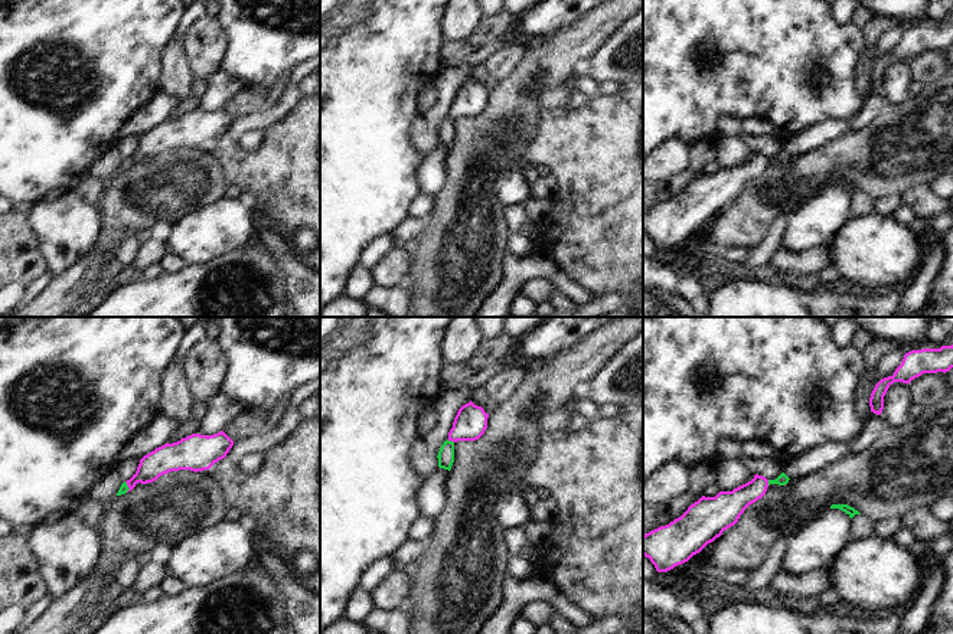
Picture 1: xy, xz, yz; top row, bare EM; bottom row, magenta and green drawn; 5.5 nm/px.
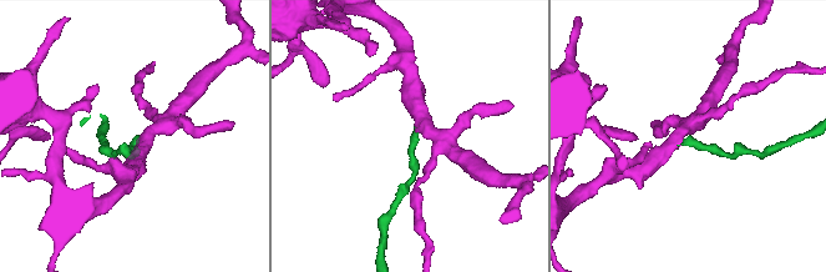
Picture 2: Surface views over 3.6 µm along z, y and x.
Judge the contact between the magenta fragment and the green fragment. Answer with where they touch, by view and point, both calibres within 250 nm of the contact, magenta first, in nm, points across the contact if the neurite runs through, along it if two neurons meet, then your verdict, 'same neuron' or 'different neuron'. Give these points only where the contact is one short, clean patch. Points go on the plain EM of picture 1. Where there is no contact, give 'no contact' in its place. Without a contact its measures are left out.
contact xz (450, 117); calibres 190 and 100 nm; way xz (470, 100), (450, 117), (446, 133); same neuron

